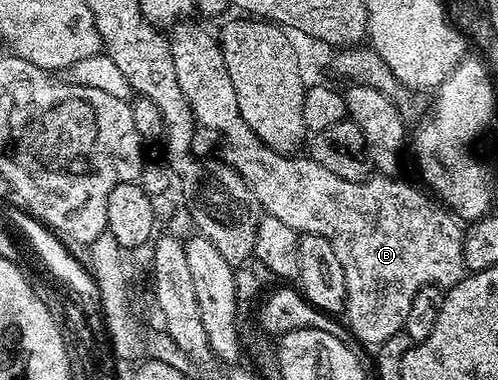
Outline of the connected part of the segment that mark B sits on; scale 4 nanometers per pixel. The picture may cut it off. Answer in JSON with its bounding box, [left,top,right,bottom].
[170,20,464,348]

